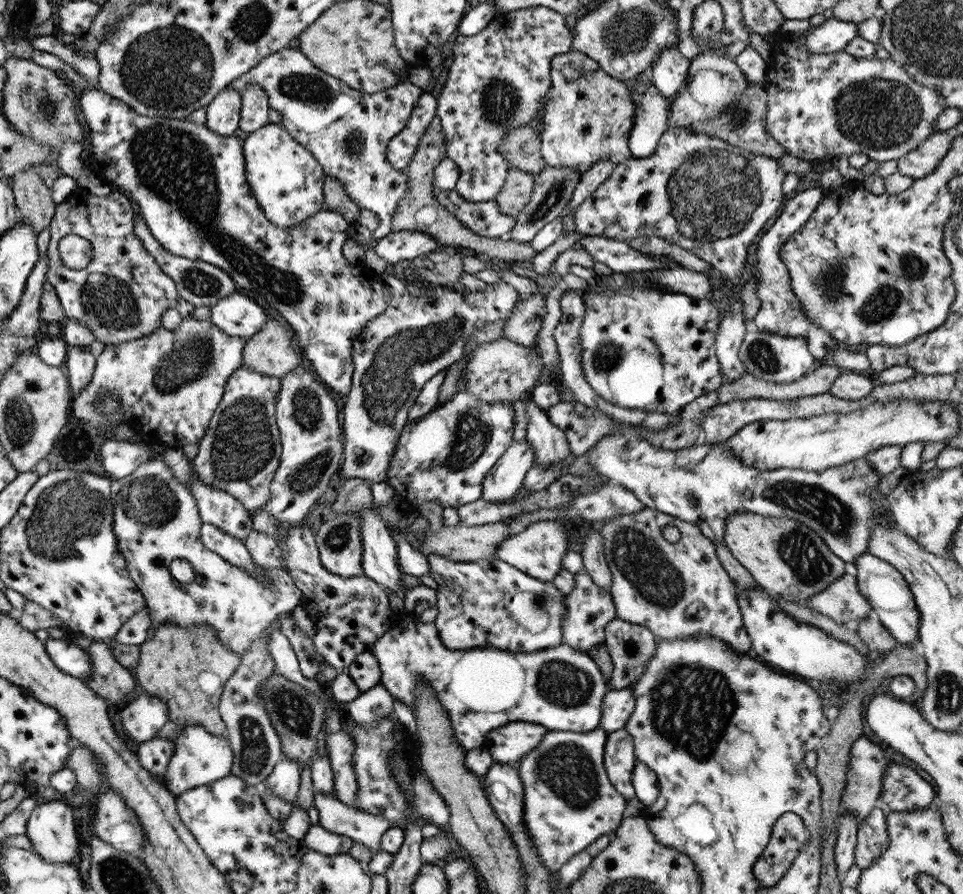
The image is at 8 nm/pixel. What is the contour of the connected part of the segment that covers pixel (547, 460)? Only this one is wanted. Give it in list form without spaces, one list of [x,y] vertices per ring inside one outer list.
[[[529,396],[523,397],[527,408],[526,440],[535,453],[535,464],[559,464],[572,456],[564,432],[555,426]]]

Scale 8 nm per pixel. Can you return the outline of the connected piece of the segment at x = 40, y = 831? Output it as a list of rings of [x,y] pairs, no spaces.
[[[61,799],[38,803],[26,826],[26,835],[31,841],[32,852],[38,853],[42,859],[52,863],[74,863],[78,862],[80,856],[80,843],[78,832],[76,832],[75,816],[78,808],[73,802]]]

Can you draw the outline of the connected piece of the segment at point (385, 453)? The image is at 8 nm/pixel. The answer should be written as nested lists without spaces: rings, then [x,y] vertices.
[[[388,271],[382,274],[382,277],[384,284],[391,291],[391,299],[388,308],[370,320],[353,343],[352,388],[346,395],[346,403],[342,410],[344,465],[340,474],[344,479],[360,478],[373,484],[387,480],[386,468],[390,466],[396,444],[408,422],[410,406],[416,402],[424,384],[463,357],[468,336],[474,330],[486,326],[488,322],[500,318],[507,319],[520,299],[520,293],[506,283],[488,283],[484,290],[464,292],[464,294],[438,290],[436,294],[430,296],[426,293],[426,296],[422,294],[416,297],[408,293],[403,282]]]

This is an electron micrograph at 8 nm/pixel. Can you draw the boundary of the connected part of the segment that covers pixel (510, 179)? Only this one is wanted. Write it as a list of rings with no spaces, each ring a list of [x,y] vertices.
[[[510,166],[503,187],[495,198],[499,212],[515,218],[530,201],[534,185],[534,175]]]

